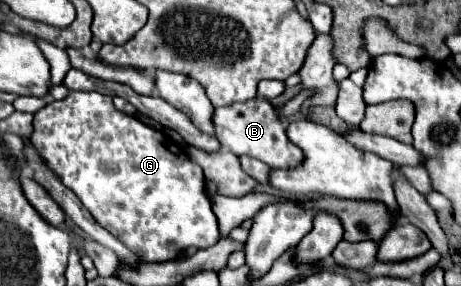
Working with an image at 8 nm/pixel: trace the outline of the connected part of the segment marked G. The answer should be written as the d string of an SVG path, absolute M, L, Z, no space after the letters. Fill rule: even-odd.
M71 92L63 100L45 104L35 112L31 142L93 218L111 234L119 236L133 252L141 254L145 262L177 260L187 248L207 248L221 238L203 170L163 132L143 124L135 116L119 112L109 96L99 92Z

